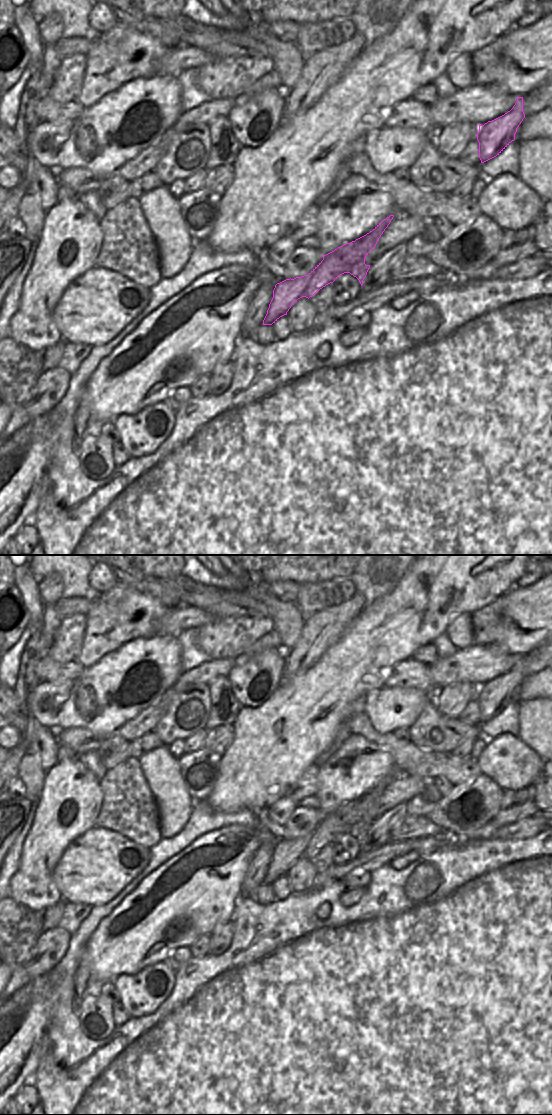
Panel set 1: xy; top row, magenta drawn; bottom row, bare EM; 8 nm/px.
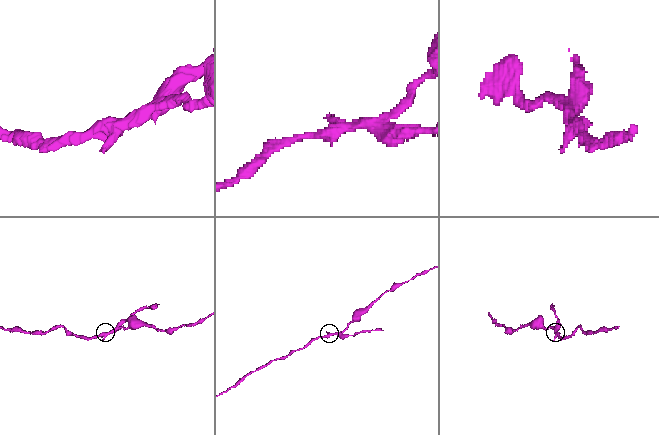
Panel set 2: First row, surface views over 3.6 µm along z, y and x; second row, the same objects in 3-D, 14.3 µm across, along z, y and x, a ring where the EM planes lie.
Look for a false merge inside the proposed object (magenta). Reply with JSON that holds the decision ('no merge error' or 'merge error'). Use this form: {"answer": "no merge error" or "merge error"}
{"answer": "merge error"}

